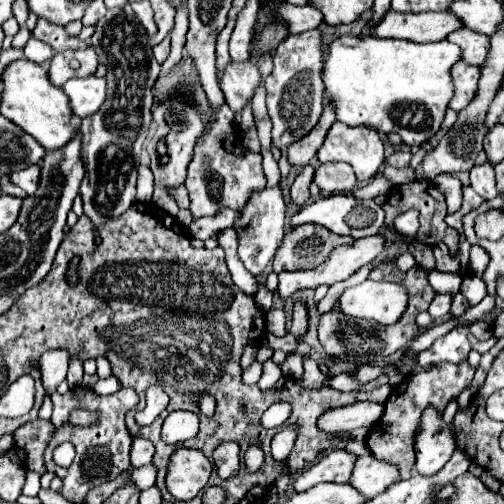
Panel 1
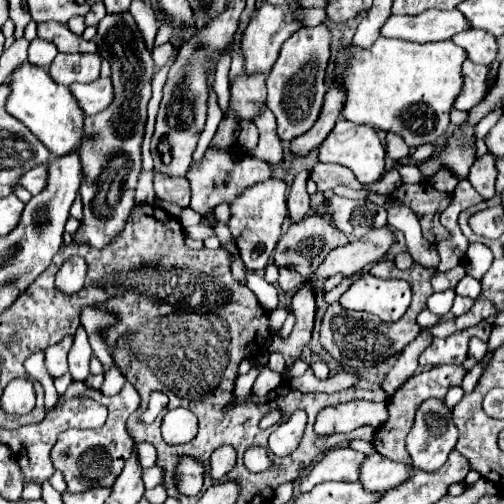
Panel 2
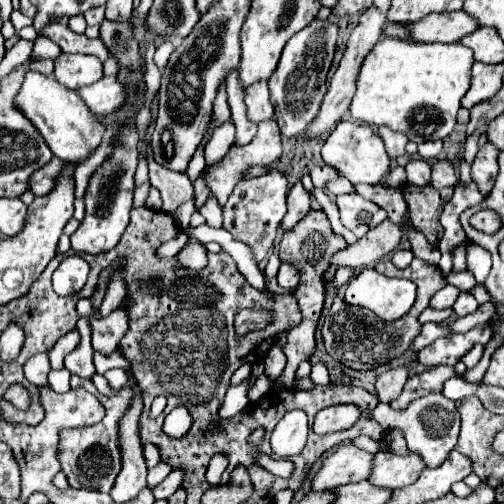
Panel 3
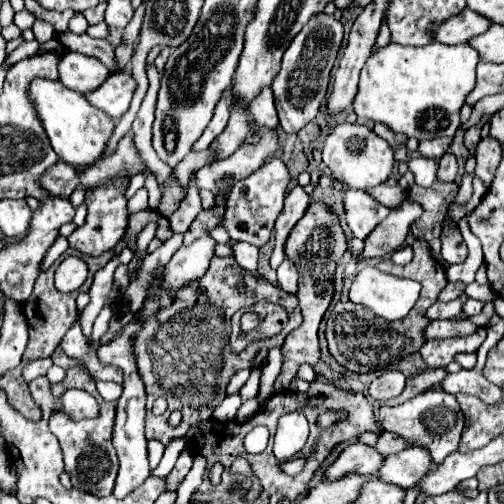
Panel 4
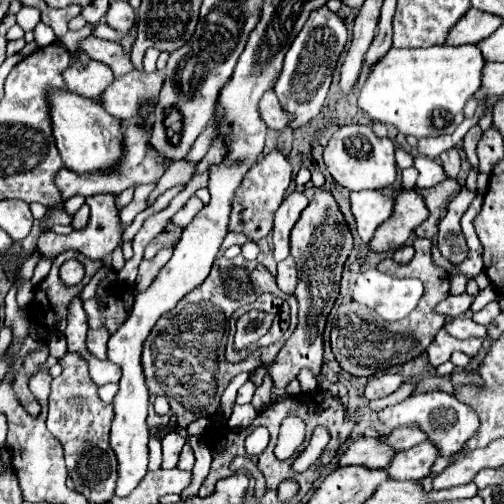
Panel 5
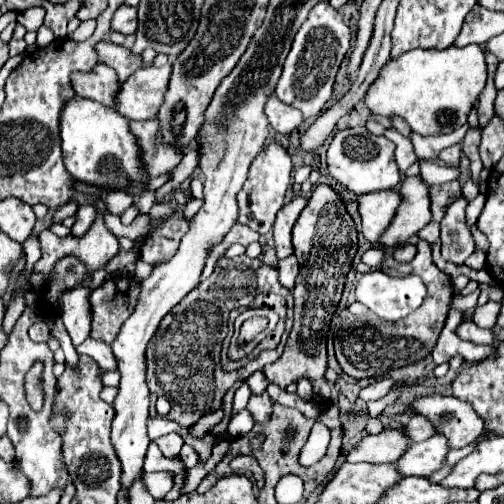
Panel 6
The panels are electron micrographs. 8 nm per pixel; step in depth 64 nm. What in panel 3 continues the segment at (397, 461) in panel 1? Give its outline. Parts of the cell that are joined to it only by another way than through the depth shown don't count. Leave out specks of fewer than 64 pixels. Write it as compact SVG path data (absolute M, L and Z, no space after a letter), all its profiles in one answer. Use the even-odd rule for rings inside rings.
M436 366L436 368L422 370L420 374L412 374L408 378L402 394L396 400L392 400L390 406L396 410L404 410L416 398L422 398L422 396L432 394L432 392L442 392L444 382L452 376L458 376L454 366ZM396 428L386 430L386 434L384 434L384 444L386 444L386 450L388 450L390 454L398 454L398 456L406 456L406 454L408 454L404 434L402 434L400 430L396 430Z

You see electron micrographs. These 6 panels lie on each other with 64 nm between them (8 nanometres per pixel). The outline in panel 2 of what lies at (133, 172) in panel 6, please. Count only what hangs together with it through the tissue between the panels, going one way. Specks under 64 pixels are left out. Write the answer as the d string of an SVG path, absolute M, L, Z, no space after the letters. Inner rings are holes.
M24 62L22 68L16 68L16 72L12 72L8 78L8 84L12 92L6 100L6 110L10 116L16 116L16 120L20 120L36 138L40 138L54 156L64 156L80 148L84 140L84 114L66 86L56 84L44 68L30 62Z

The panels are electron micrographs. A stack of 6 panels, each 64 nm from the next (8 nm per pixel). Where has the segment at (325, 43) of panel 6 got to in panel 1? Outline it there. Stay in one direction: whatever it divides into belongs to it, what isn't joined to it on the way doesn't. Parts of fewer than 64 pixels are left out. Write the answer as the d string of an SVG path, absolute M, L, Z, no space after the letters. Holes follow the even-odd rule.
M308 30L298 36L288 36L280 42L274 52L274 70L264 80L268 90L266 108L268 116L274 124L272 128L272 144L276 148L288 148L296 140L304 138L318 122L324 106L324 84L322 84L322 40L318 30Z

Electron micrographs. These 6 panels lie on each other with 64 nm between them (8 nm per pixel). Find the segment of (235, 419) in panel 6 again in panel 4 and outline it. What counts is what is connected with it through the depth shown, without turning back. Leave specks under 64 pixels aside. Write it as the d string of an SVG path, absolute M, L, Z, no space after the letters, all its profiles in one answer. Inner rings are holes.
M252 398L252 400L246 400L244 404L242 404L242 408L238 410L238 414L236 414L236 420L238 422L244 422L244 420L248 420L256 410L260 408L260 402L256 400L256 398Z

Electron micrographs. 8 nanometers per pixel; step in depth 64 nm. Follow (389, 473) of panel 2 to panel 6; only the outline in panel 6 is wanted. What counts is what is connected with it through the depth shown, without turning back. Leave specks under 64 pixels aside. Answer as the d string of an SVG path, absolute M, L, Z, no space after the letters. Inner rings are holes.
M434 434L424 442L412 444L404 450L404 456L396 460L396 472L402 476L430 476L440 470L448 454L446 438L442 434Z

